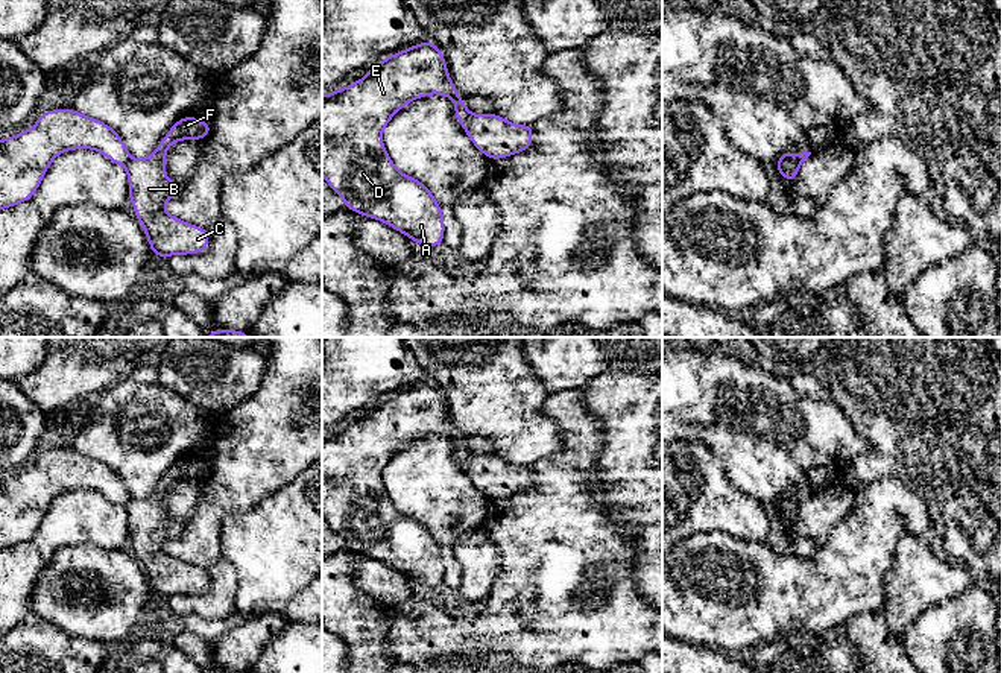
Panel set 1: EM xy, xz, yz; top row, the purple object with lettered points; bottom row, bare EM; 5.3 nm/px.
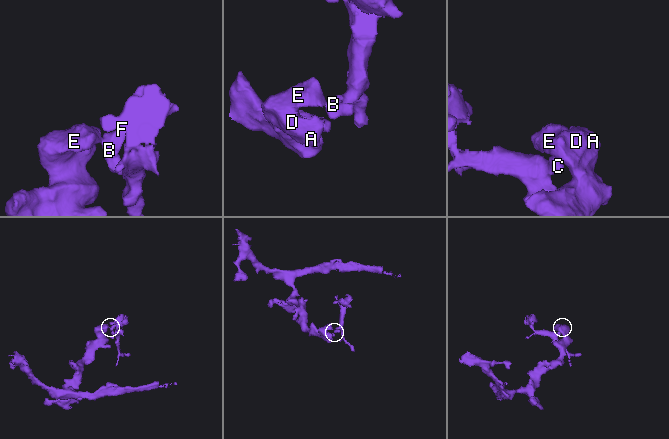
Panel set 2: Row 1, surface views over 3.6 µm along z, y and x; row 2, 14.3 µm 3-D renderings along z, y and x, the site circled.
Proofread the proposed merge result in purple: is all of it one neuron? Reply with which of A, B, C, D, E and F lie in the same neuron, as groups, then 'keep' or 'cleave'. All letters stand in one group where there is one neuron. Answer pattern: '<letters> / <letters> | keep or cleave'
A D E / B C F | cleave

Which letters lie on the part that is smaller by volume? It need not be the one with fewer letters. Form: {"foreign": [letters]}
{"foreign": ["B", "C", "F"]}

